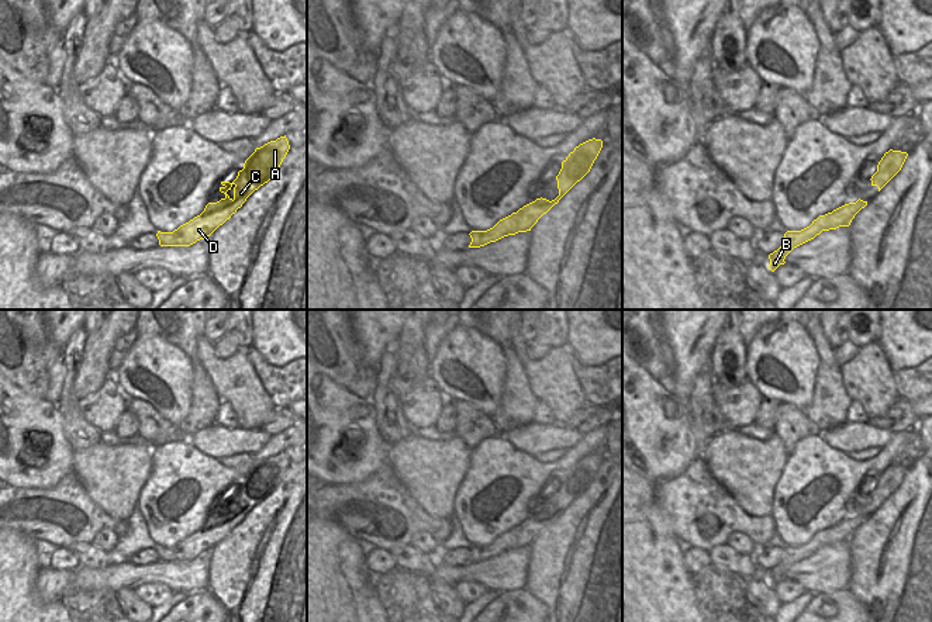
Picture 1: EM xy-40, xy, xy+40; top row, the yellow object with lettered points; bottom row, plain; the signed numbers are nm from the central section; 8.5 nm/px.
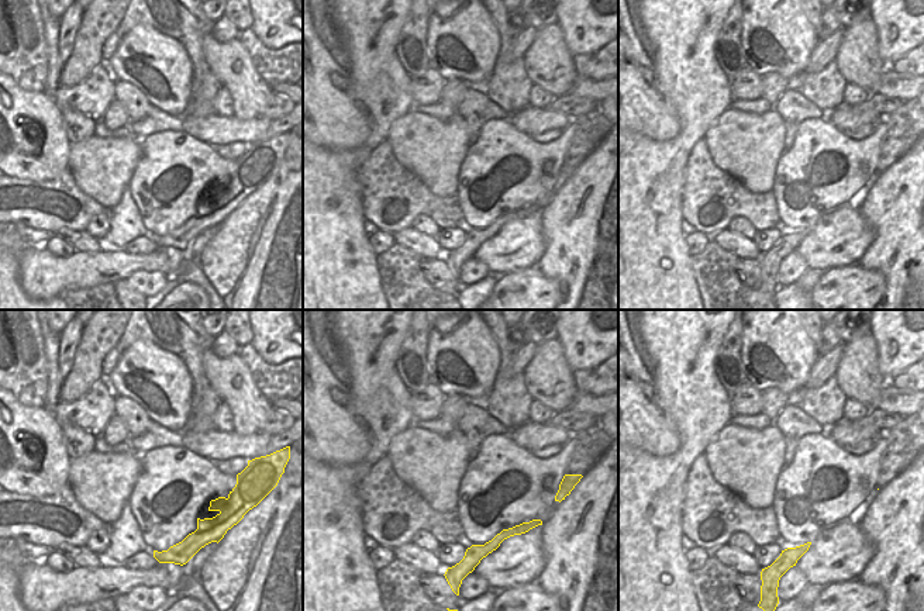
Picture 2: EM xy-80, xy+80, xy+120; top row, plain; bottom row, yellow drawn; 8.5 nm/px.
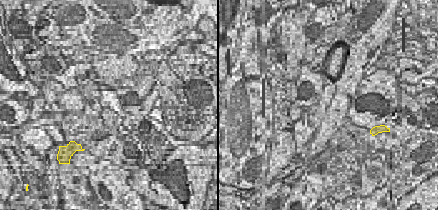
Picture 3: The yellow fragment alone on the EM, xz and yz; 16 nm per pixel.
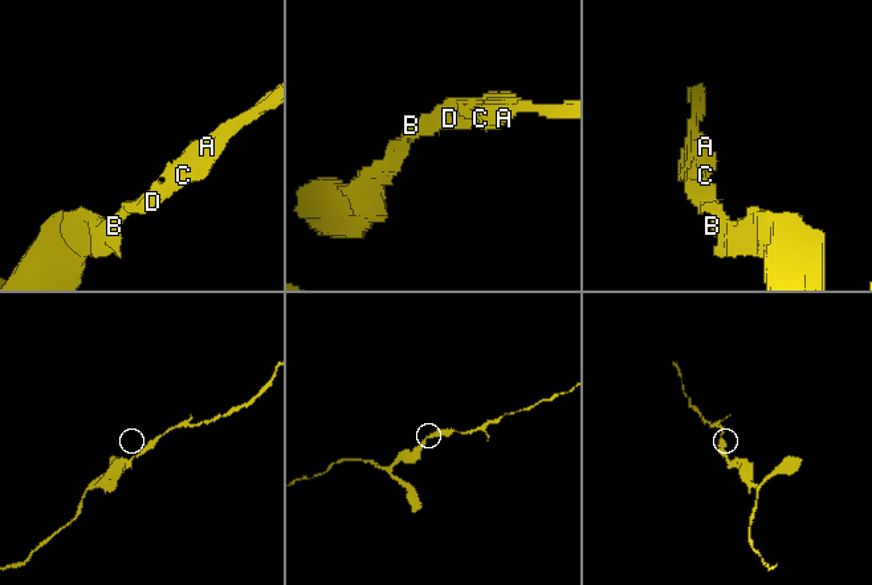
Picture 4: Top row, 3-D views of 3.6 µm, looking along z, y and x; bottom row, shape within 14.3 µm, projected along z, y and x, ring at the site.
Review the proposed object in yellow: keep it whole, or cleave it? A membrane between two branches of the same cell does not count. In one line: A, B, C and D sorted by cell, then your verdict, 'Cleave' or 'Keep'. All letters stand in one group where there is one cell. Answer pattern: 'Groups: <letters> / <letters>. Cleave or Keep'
Groups: A B C D. Keep

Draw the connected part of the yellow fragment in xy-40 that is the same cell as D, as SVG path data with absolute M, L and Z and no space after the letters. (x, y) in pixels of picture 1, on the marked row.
M284 137L270 141L245 160L244 169L238 172L237 179L221 182L220 191L225 194L217 203L208 203L204 211L180 225L173 232L158 231L156 236L160 246L190 246L197 241L210 236L220 225L231 218L246 198L267 183L279 170L283 159L290 149Z

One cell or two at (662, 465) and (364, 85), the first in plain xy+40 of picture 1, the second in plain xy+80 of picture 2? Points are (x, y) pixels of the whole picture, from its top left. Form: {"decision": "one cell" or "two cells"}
{"decision": "two cells"}

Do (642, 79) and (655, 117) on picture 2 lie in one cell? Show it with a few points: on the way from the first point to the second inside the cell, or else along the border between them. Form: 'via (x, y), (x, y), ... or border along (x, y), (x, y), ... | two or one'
via (642, 89), (642, 104), (645, 107) | one

